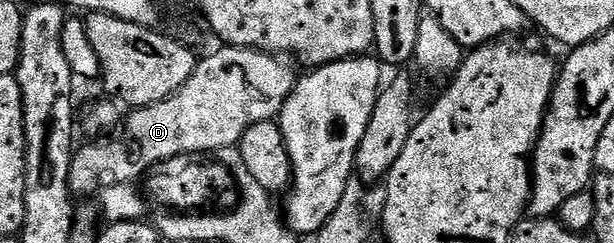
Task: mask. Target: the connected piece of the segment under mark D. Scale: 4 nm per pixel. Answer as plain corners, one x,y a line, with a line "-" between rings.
218,48
222,49
199,60
180,91
160,103
139,106
131,112
124,127
136,157
128,157
128,149
122,143
98,141
81,146
69,171
71,190
94,195
116,183
137,182
148,167
162,159
190,153
221,154
223,149
235,148
248,127
275,120
294,89
296,73
282,62
285,60
260,49

